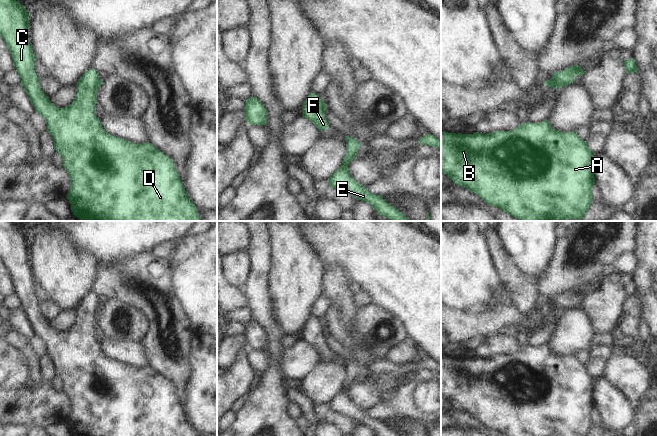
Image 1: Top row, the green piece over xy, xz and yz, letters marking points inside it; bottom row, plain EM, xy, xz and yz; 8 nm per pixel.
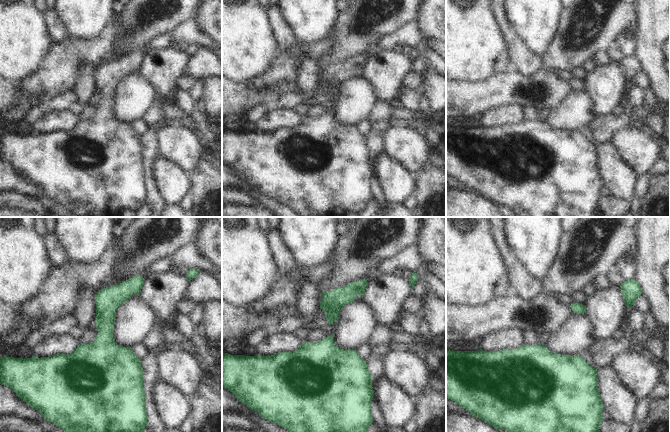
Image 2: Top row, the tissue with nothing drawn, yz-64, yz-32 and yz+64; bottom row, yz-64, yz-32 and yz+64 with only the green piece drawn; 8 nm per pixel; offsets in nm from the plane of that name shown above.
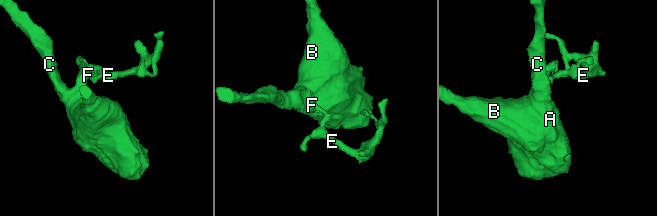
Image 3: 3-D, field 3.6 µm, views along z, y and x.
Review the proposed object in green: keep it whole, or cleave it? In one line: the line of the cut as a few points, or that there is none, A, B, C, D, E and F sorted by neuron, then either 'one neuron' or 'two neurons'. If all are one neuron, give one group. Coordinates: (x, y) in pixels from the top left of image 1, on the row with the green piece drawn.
yz (550, 79), (565, 85) | A B C D F / E | two neurons

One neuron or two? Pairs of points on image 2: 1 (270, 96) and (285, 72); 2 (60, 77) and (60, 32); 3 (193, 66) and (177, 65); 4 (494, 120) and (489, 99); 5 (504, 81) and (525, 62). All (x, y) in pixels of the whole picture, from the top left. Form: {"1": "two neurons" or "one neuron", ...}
{"1": "two neurons", "2": "two neurons", "3": "two neurons", "4": "two neurons", "5": "two neurons"}

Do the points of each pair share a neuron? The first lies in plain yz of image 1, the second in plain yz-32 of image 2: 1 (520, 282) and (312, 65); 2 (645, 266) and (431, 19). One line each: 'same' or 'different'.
1: same
2: same

